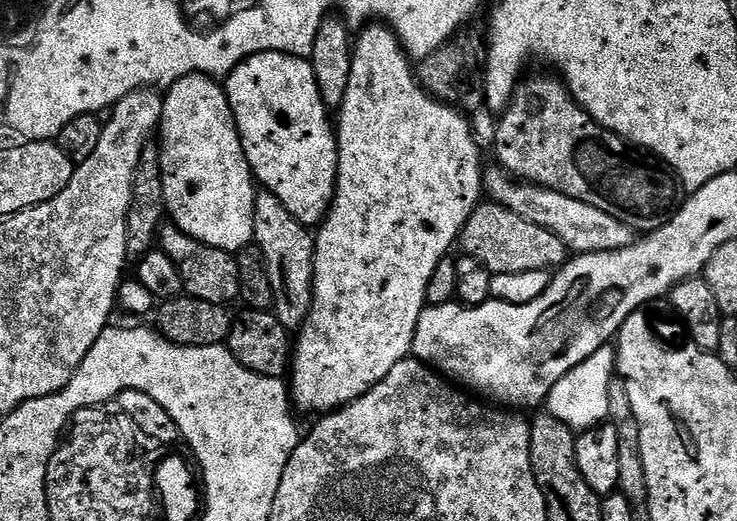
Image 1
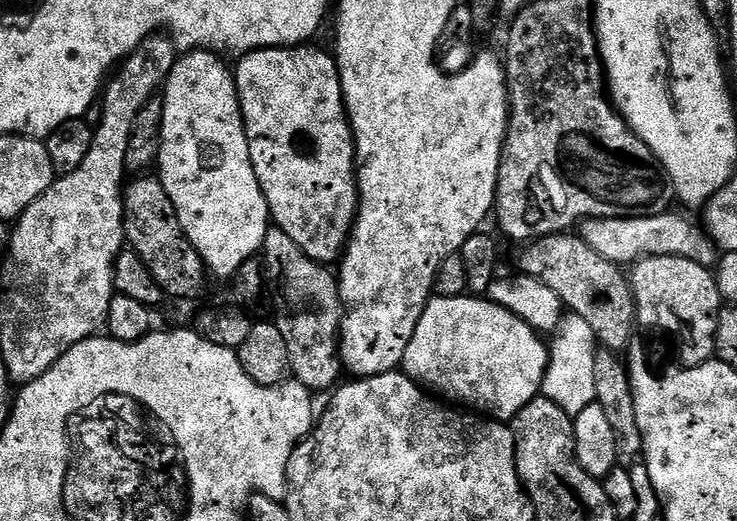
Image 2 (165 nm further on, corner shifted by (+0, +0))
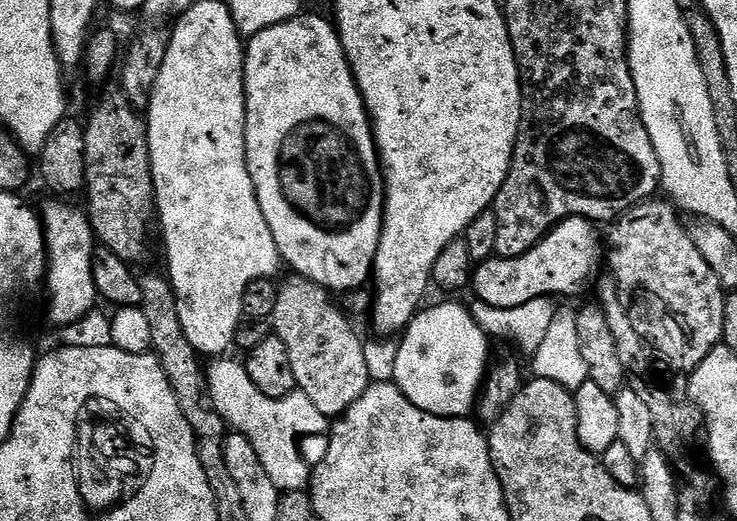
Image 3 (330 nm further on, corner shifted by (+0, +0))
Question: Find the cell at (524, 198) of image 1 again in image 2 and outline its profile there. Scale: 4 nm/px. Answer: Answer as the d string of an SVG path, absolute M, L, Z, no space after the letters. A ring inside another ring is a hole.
M669 210L657 216L627 216L626 218L598 218L586 220L579 225L578 234L590 246L598 250L602 258L621 266L631 266L648 256L677 256L690 258L698 266L715 269L718 263L718 249L707 231L699 223L691 224L684 216L675 216Z

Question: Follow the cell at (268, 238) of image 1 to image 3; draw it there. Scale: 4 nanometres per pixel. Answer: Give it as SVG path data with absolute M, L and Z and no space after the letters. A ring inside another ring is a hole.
M292 274L289 277L285 284L279 285L278 306L274 306L270 321L272 331L282 342L286 342L286 350L290 350L290 366L294 370L297 389L304 392L310 402L314 402L315 408L323 416L339 418L346 410L350 410L350 406L354 406L354 402L358 402L358 398L362 398L370 383L363 354L365 341L360 340L359 334L352 329L347 314L332 301L334 296L329 289L305 276Z

